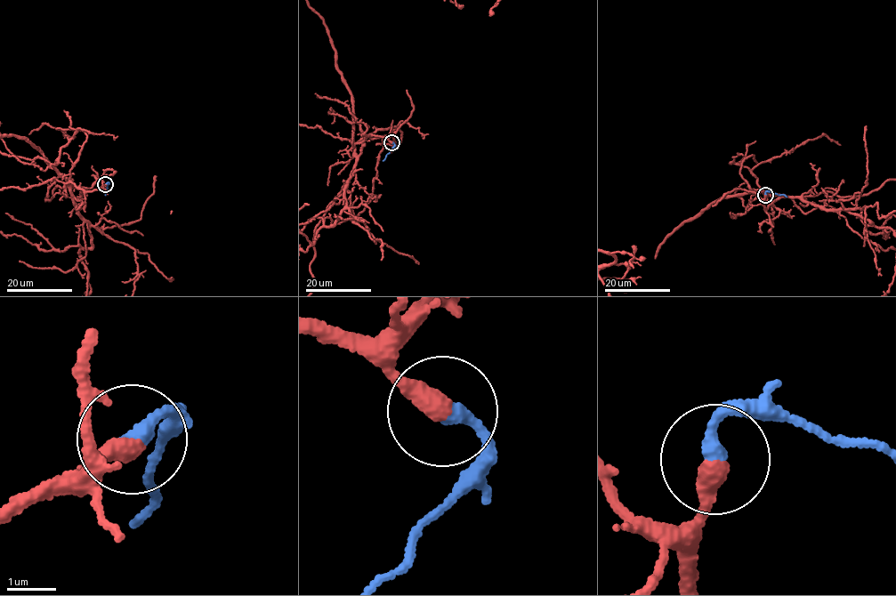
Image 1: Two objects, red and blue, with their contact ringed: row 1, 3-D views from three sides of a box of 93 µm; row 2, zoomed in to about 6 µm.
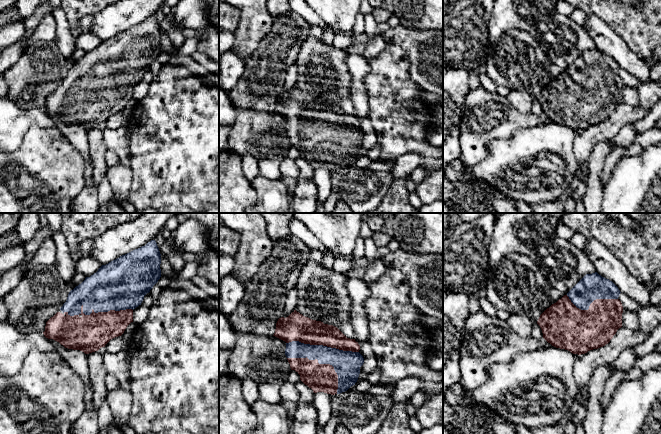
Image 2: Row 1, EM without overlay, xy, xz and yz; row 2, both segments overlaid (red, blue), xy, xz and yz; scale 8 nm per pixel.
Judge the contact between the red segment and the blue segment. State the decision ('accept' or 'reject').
accept

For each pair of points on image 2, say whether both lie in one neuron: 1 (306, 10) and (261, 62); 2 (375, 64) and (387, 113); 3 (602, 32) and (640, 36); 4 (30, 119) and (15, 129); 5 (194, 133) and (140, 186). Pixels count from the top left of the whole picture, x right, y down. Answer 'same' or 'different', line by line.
1: different
2: same
3: different
4: same
5: same

